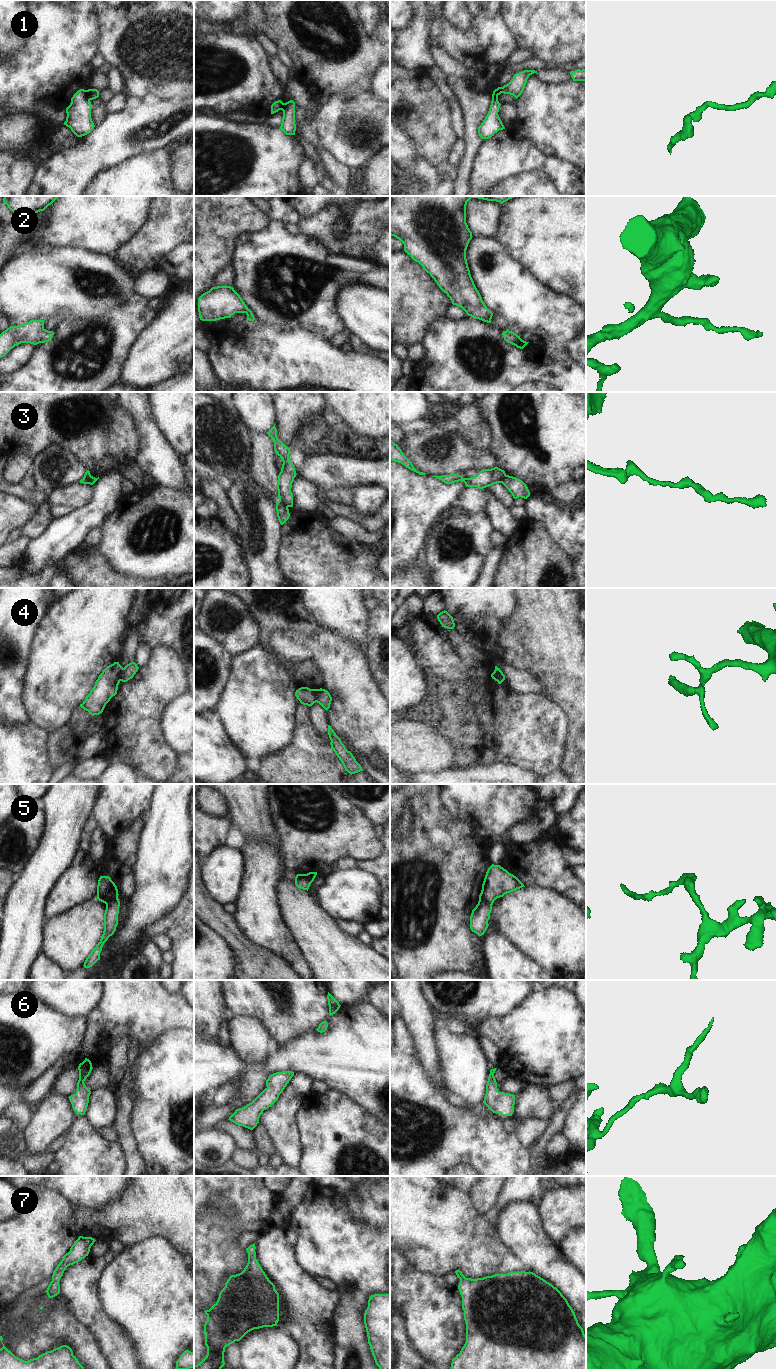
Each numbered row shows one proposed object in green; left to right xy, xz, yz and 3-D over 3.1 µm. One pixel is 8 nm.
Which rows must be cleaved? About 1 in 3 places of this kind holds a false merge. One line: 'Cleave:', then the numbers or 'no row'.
Cleave: 1, 3, 4, 5

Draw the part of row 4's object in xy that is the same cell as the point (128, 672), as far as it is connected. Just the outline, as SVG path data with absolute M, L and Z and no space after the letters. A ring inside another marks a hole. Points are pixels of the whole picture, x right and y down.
M135 662L127 664L121 671L121 681L127 682L128 680L132 679L138 669L139 667Z

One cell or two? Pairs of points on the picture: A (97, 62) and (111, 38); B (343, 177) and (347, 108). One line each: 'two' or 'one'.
A: two
B: two

